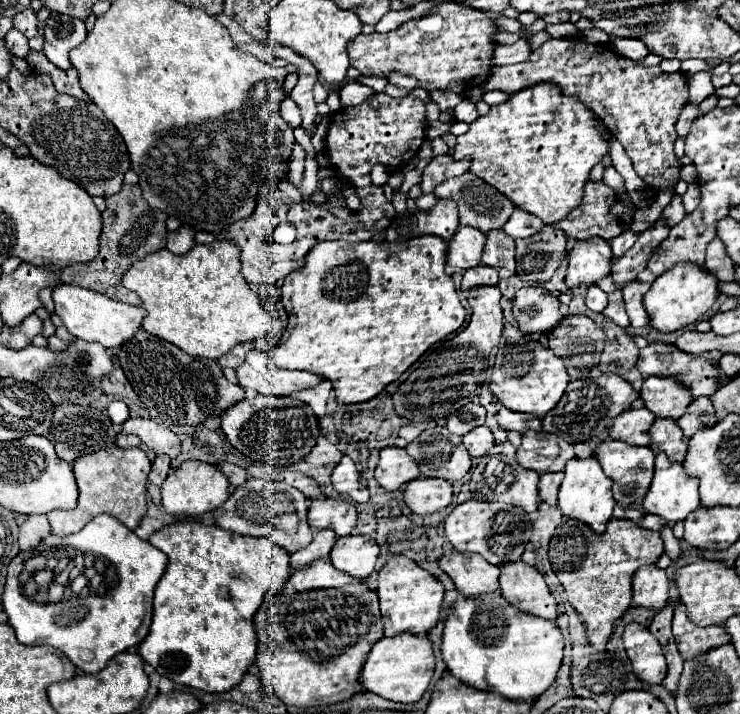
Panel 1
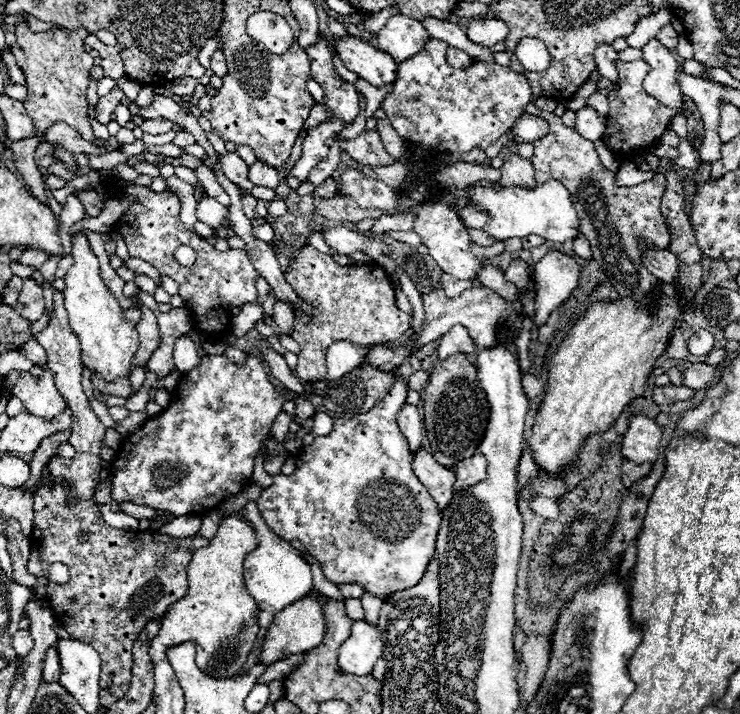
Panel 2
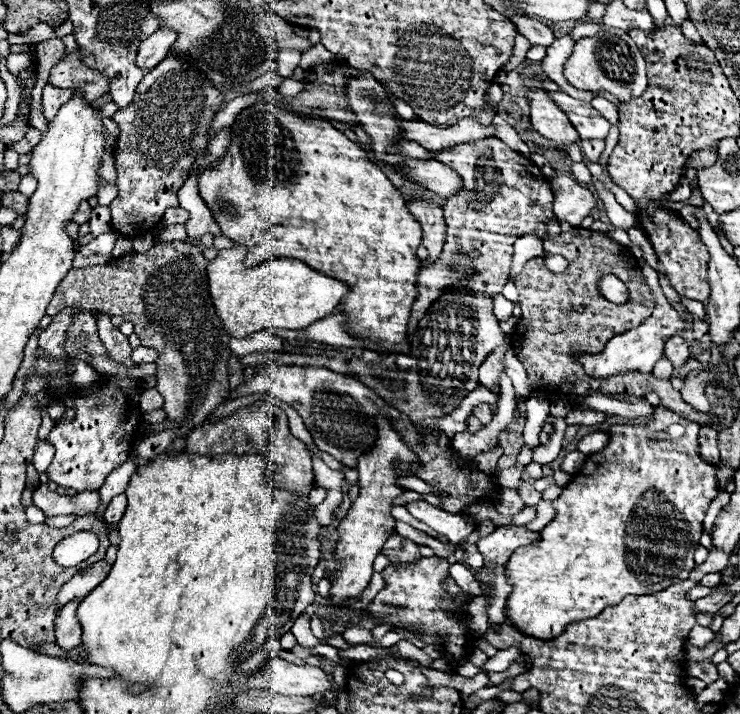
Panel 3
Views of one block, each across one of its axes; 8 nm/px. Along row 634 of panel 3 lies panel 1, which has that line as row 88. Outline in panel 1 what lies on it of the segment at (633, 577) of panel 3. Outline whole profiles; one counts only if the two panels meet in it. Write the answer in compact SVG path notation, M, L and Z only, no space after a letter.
M544 82L512 94L506 104L492 106L486 116L480 116L470 124L466 134L456 138L452 154L454 160L470 158L470 172L510 198L516 208L538 216L546 224L554 224L566 218L570 210L580 206L592 166L598 164L608 152L608 142L600 134L598 118L586 106L582 106L582 102L570 100L558 90L558 86Z

